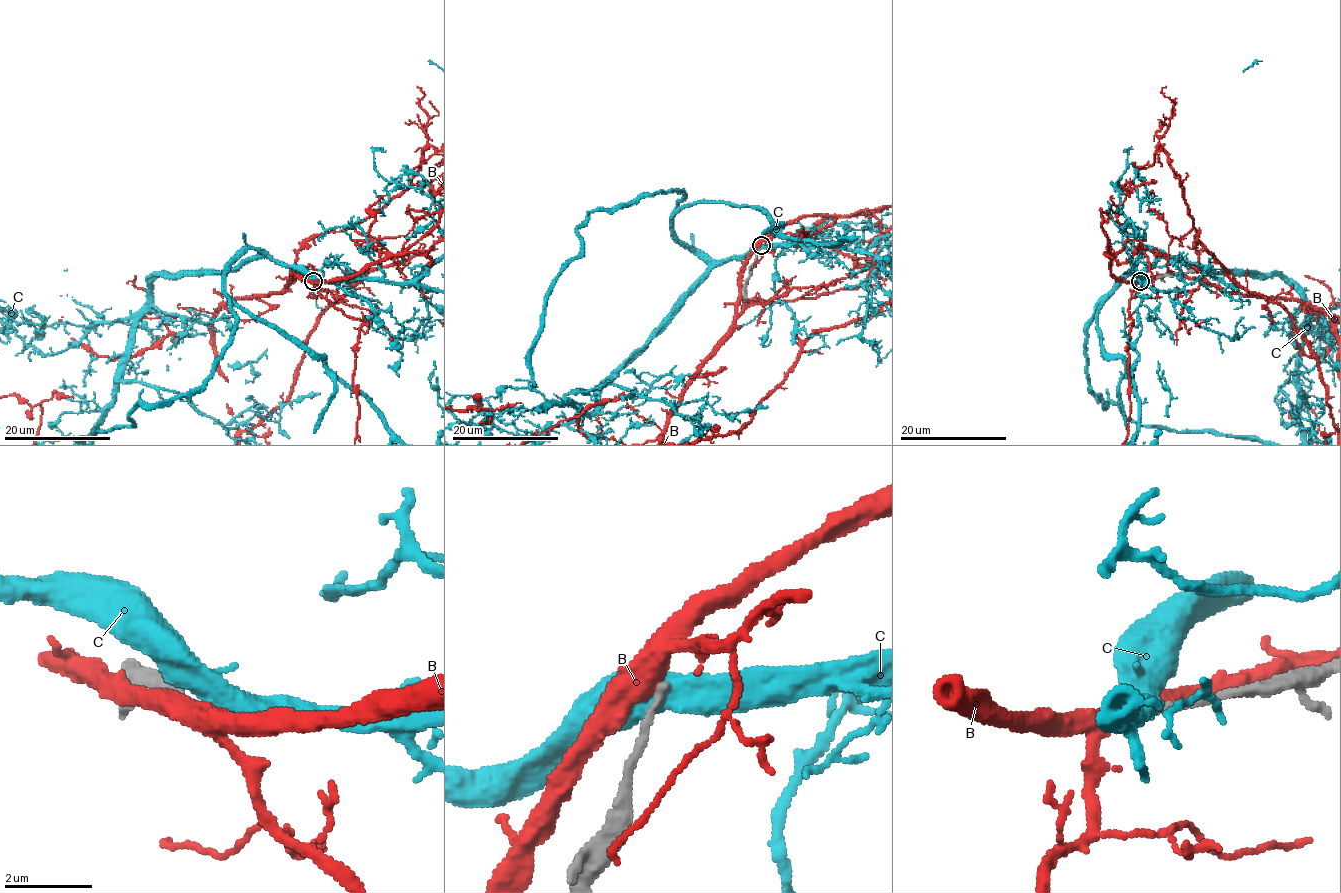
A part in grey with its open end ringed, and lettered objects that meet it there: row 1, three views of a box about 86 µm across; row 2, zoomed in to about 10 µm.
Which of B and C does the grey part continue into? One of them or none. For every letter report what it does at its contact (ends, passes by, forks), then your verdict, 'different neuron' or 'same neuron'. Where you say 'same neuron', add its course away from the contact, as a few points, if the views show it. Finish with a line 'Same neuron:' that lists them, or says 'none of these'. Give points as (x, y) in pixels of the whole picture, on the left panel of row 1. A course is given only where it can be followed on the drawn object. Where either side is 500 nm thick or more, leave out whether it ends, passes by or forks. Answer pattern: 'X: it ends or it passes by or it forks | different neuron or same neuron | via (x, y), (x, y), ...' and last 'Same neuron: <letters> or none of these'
B: different neuron
C: different neuron
Same neuron: none of these

